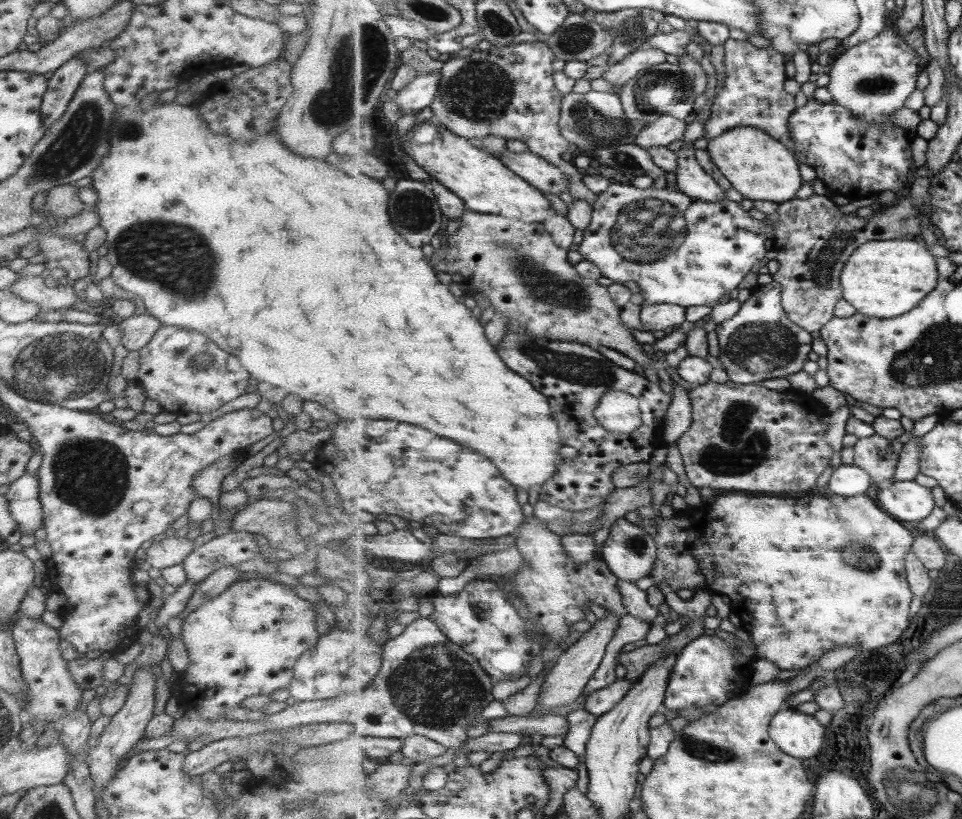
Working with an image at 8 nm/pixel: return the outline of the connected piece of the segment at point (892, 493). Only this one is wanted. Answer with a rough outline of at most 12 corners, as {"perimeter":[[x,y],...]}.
{"perimeter":[[898,481],[878,492],[899,521],[922,522],[936,510],[932,488]]}

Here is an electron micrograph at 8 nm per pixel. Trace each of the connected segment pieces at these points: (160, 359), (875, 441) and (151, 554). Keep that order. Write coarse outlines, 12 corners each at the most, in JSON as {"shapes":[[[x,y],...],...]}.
{"shapes":[[[164,325],[136,381],[168,412],[208,416],[246,393],[240,359]],[[859,439],[854,465],[874,483],[895,481],[901,454],[892,439]],[[162,536],[145,560],[162,570],[182,565],[194,549],[187,537]]]}

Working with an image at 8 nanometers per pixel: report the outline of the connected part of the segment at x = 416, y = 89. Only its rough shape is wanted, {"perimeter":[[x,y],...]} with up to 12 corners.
{"perimeter":[[443,72],[419,75],[396,100],[394,111],[418,114],[441,91]]}

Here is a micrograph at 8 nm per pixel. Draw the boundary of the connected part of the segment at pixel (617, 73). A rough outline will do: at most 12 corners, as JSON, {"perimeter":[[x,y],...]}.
{"perimeter":[[644,45],[607,67],[603,78],[626,86],[643,71],[668,62],[668,54]]}

